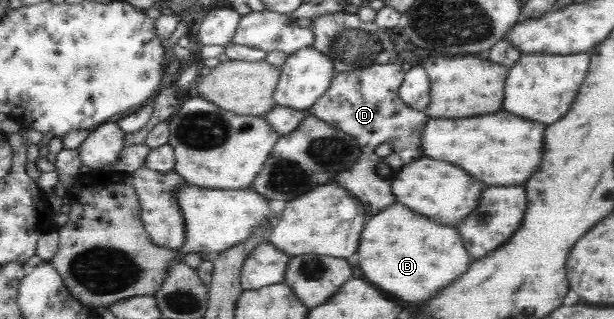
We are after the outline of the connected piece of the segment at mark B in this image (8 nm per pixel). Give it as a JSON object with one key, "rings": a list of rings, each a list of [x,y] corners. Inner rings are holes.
{"rings":[[[403,204],[388,206],[373,216],[361,235],[361,270],[369,282],[383,292],[407,302],[425,302],[467,270],[469,256],[461,246],[457,230],[433,222]]]}

